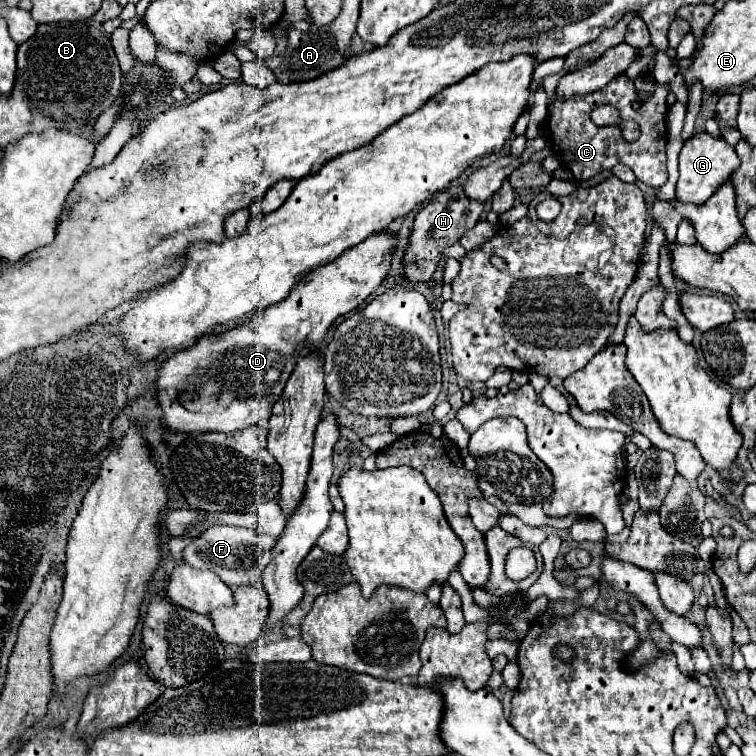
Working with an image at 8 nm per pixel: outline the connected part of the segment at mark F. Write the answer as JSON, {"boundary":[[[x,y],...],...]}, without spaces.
{"boundary":[[[214,525],[202,531],[188,549],[184,549],[184,561],[196,569],[214,571],[230,589],[238,589],[242,585],[262,587],[262,573],[270,563],[272,549],[278,537],[270,537],[264,533],[256,533],[252,529],[232,527],[232,525]]]}

